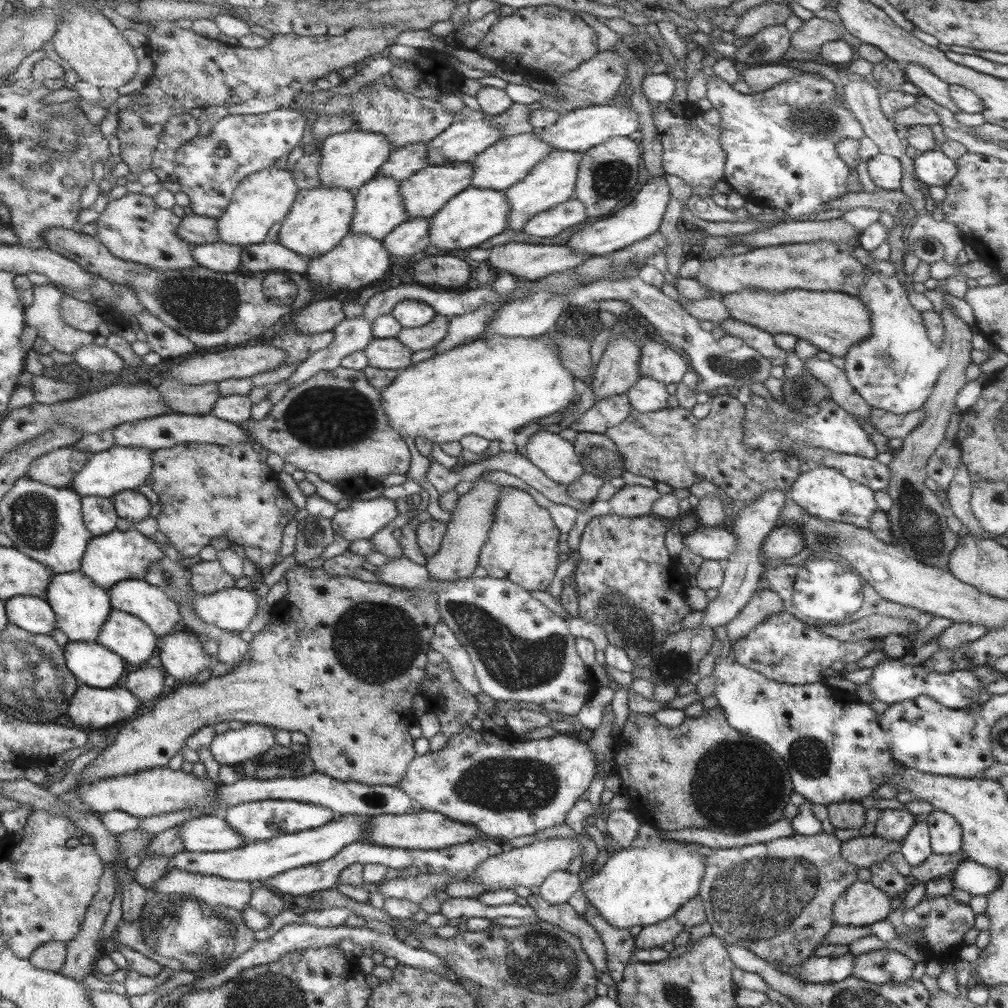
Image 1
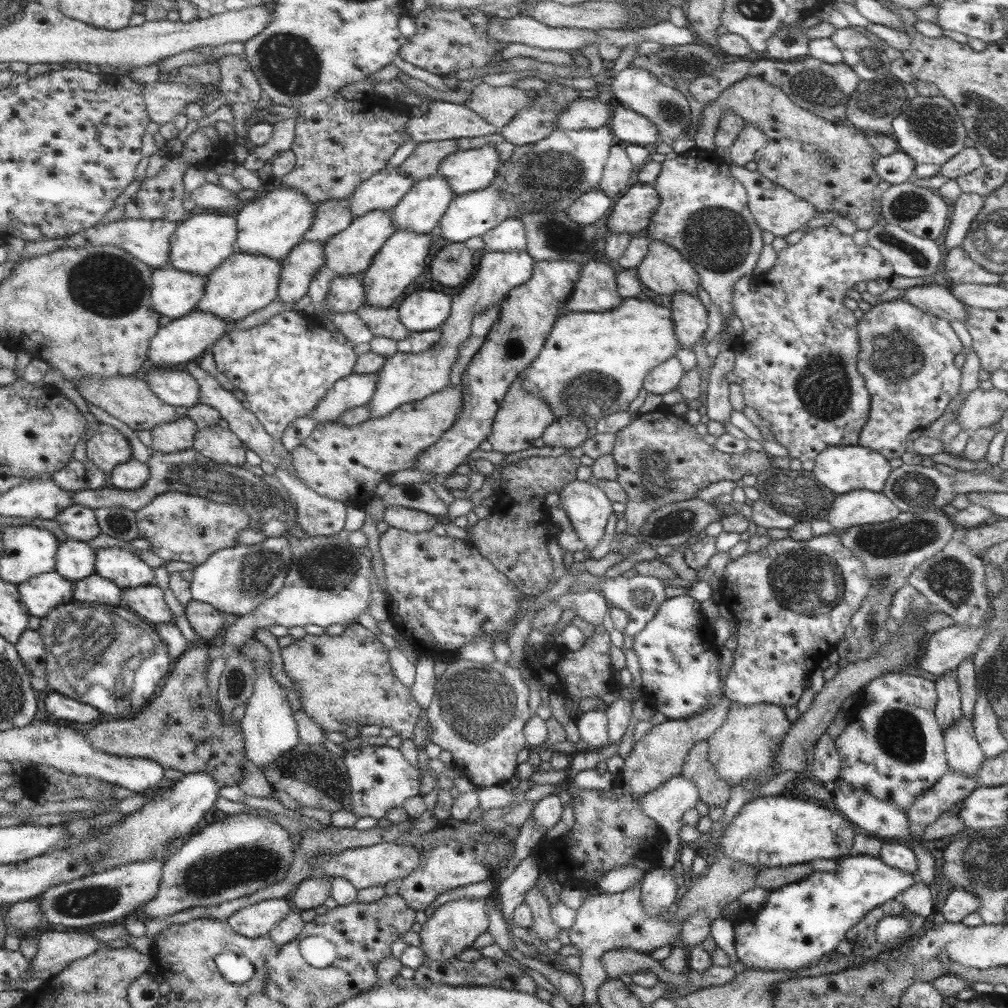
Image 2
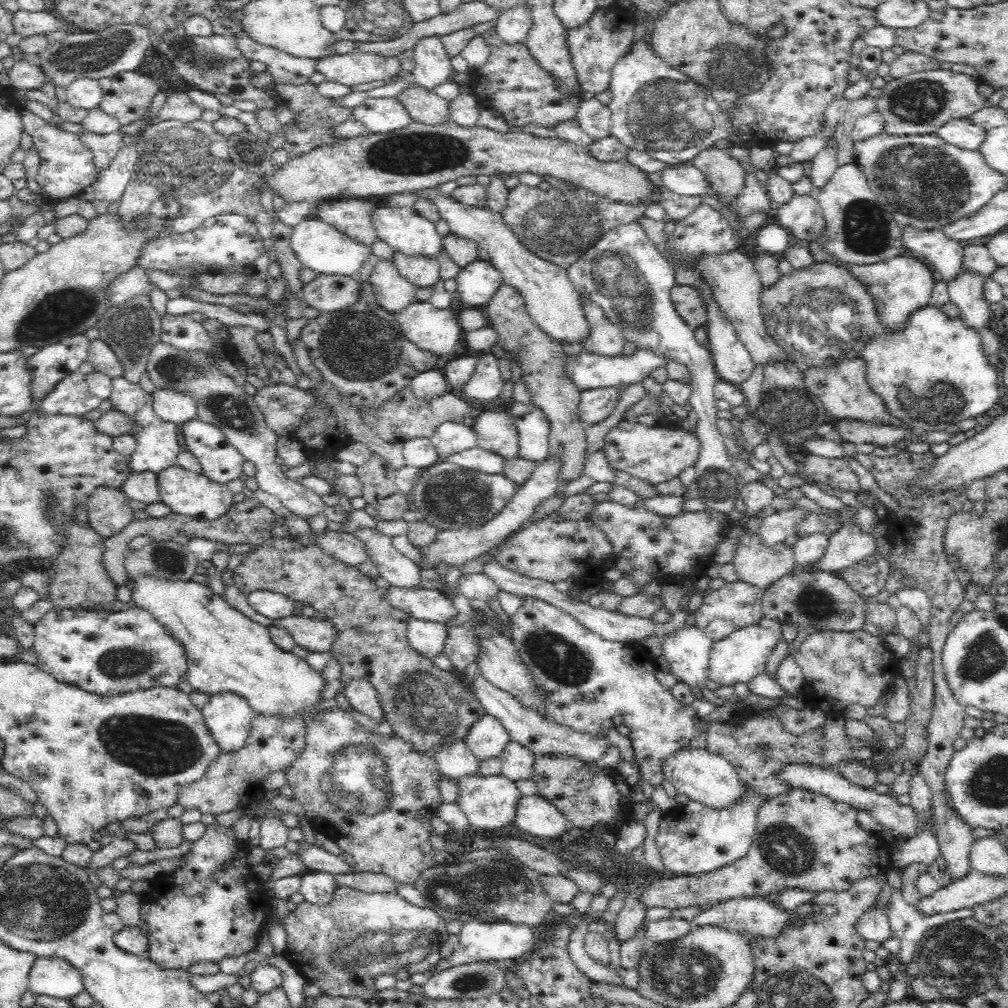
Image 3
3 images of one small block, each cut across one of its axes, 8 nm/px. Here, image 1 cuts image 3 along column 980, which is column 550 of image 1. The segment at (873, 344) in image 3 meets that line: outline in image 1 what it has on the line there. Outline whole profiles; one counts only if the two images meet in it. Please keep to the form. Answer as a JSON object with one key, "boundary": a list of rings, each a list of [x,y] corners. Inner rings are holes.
{"boundary":[[[492,334],[486,340],[476,339],[468,344],[462,344],[451,348],[443,353],[438,353],[430,359],[420,361],[417,364],[411,364],[403,369],[400,375],[398,375],[383,391],[381,402],[383,405],[384,414],[388,417],[391,427],[404,439],[407,436],[410,438],[427,438],[434,444],[442,444],[444,442],[454,442],[463,440],[468,435],[476,435],[485,438],[486,440],[500,440],[508,441],[512,440],[517,434],[518,430],[525,425],[537,422],[539,419],[545,418],[558,412],[558,410],[568,406],[569,402],[574,398],[576,388],[574,388],[574,378],[560,362],[559,354],[557,353],[557,344],[555,344],[555,338],[549,338],[549,336],[542,335],[540,337],[532,338],[506,338],[499,334]]]}

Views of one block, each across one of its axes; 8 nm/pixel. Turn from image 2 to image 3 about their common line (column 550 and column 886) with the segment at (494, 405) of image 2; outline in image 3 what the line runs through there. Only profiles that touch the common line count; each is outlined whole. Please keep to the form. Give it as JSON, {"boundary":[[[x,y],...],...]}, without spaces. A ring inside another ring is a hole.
{"boundary":[[[811,242],[806,246],[809,248],[814,261],[834,263],[840,268],[848,269],[852,276],[860,280],[872,296],[872,301],[876,306],[877,318],[882,329],[885,330],[885,334],[889,334],[889,336],[903,331],[904,326],[911,320],[912,313],[928,306],[931,302],[931,294],[937,276],[916,258],[901,255],[885,262],[876,262],[870,265],[852,264],[844,263],[844,260],[836,259],[834,255],[828,255],[828,252],[824,251],[816,242]]]}

